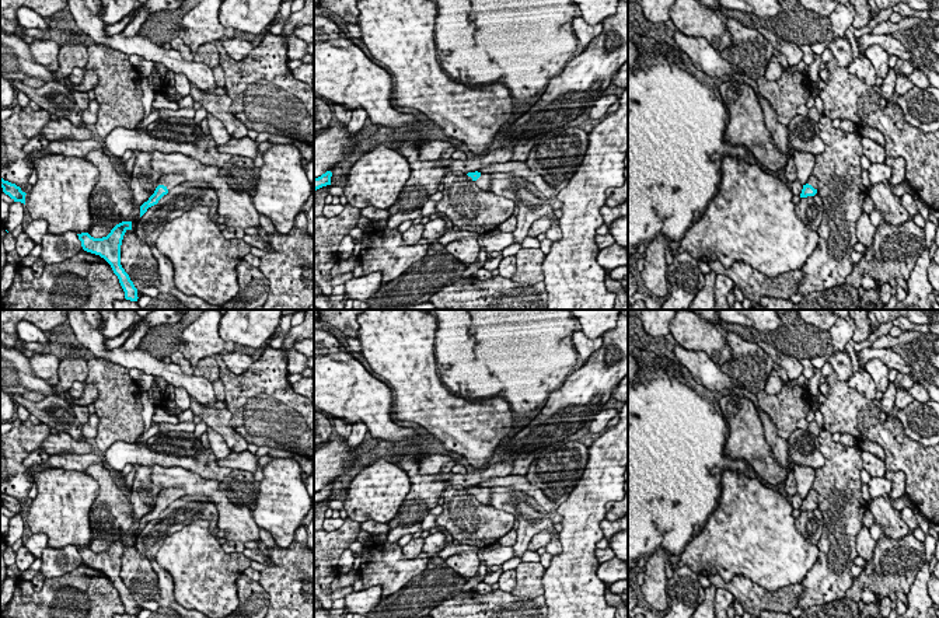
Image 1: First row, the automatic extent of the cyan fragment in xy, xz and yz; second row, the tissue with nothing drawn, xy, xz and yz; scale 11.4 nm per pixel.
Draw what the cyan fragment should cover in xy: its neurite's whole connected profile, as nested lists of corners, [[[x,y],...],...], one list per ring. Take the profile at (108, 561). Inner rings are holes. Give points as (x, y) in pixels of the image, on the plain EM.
[[[122,535],[116,538],[111,547],[102,552],[94,552],[88,547],[81,547],[77,549],[84,565],[100,569],[111,579],[125,605],[125,612],[137,615],[137,603],[121,579],[121,559],[128,544],[132,544],[132,535]]]

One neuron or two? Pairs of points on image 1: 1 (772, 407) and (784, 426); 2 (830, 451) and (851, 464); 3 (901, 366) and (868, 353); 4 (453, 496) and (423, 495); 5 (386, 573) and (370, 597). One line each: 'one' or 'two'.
1: one
2: one
3: one
4: two
5: two

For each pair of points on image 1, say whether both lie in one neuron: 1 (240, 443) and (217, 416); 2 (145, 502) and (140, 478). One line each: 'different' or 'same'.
1: same
2: same

